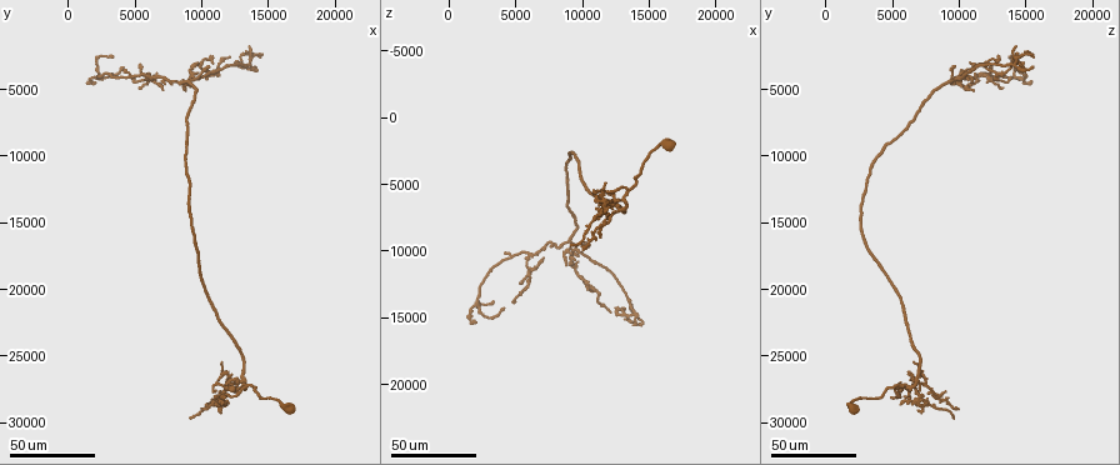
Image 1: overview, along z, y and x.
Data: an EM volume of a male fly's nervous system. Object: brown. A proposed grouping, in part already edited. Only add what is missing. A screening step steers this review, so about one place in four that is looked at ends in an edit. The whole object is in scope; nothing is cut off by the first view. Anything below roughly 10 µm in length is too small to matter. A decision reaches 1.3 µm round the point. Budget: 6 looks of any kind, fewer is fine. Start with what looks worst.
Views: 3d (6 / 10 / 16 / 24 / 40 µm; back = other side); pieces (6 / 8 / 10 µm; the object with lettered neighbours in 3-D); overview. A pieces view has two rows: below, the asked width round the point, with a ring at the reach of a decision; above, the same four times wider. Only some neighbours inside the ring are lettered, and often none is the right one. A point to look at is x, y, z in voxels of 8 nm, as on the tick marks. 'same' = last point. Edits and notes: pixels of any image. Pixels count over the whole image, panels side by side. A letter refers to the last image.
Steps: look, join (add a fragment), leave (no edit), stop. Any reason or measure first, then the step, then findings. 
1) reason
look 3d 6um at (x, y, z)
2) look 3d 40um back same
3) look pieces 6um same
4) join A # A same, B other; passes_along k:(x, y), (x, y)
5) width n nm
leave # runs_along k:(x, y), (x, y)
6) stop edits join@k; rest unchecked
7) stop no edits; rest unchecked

end of a long branch
look 3d 24um at (7200, 5000, 10600)

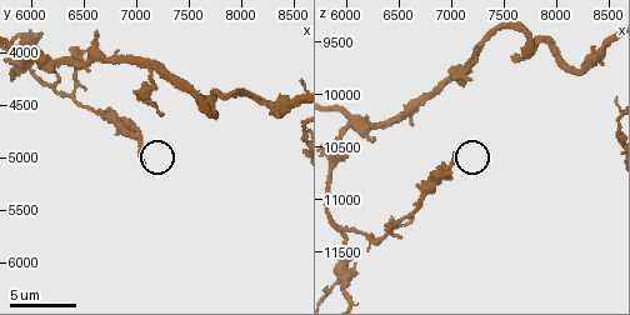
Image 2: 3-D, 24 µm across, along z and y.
look pieces 8um at (7040, 5020, 10560)

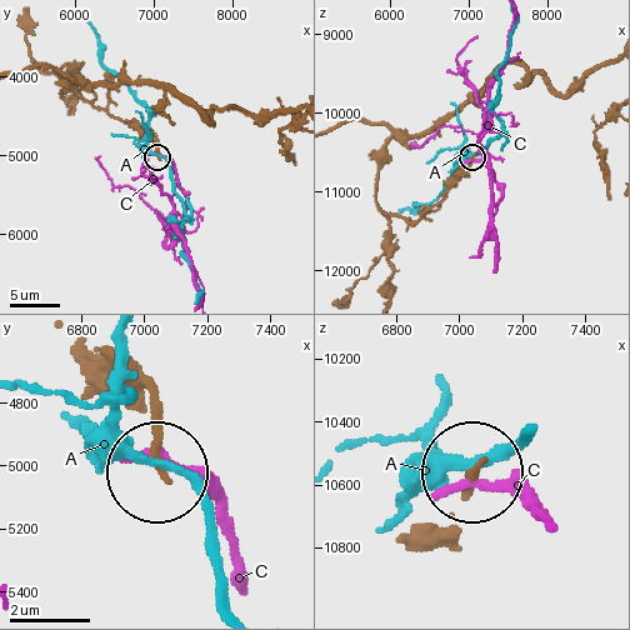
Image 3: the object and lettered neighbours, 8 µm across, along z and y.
leave # A other, C other; runs_along 3:(378, 176), (378, 206), (414, 221), (441, 199), (471, 156); no lettered fragment goes on from it

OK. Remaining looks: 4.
branch stops here
look 3d 40um at (11800, 28600, 6400)

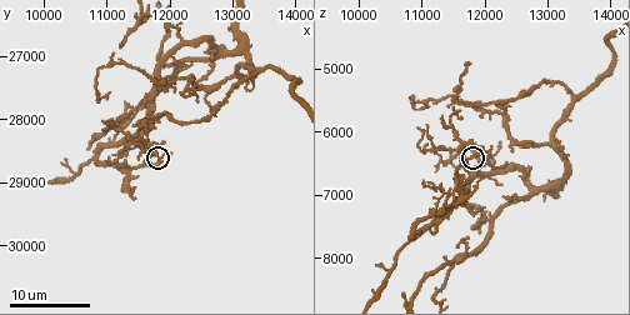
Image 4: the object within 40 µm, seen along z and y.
what lies round it
look pieces 6um at (11800, 28500, 6100)

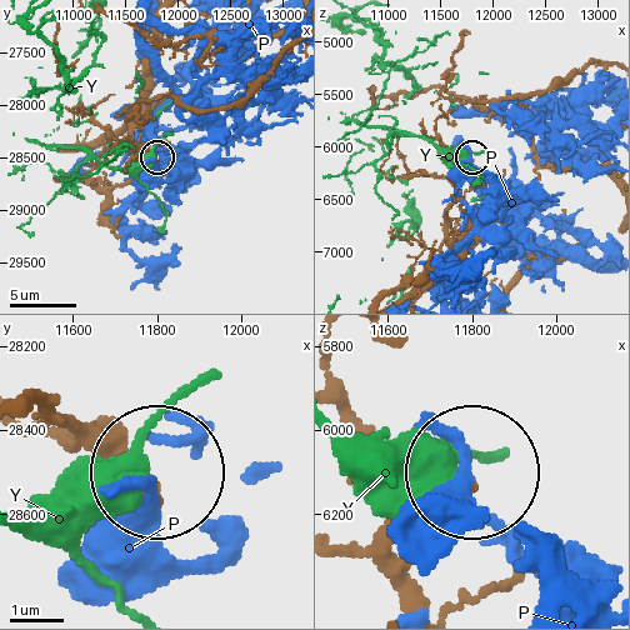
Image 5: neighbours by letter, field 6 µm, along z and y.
leave # P other, Y other; none of them fits

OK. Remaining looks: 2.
tapers out
look 3d 24um at (9800, 3600, 10400)

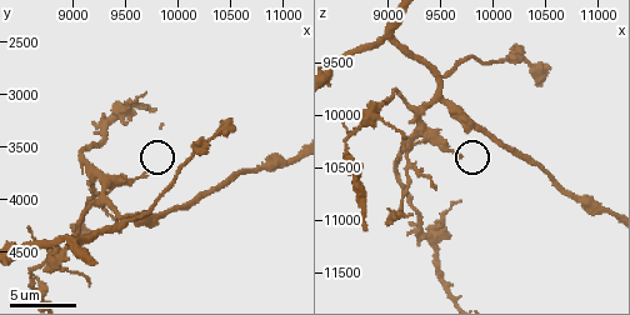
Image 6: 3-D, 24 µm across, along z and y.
look pieces 8um at (9680, 3740, 10400)

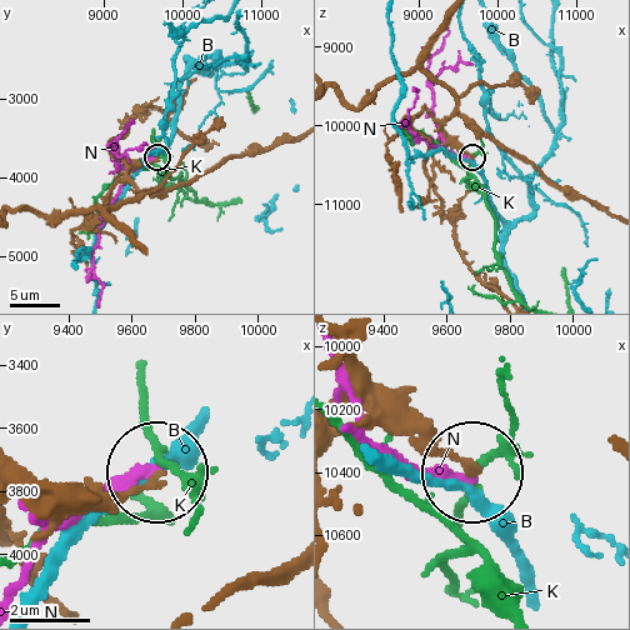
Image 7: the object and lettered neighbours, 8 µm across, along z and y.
leave # B other, K other, N other; runs_along 7:(79, 505), (129, 499), (155, 479); no lettered fragment goes on from it

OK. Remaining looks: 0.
stop no edits; rest unchecked

